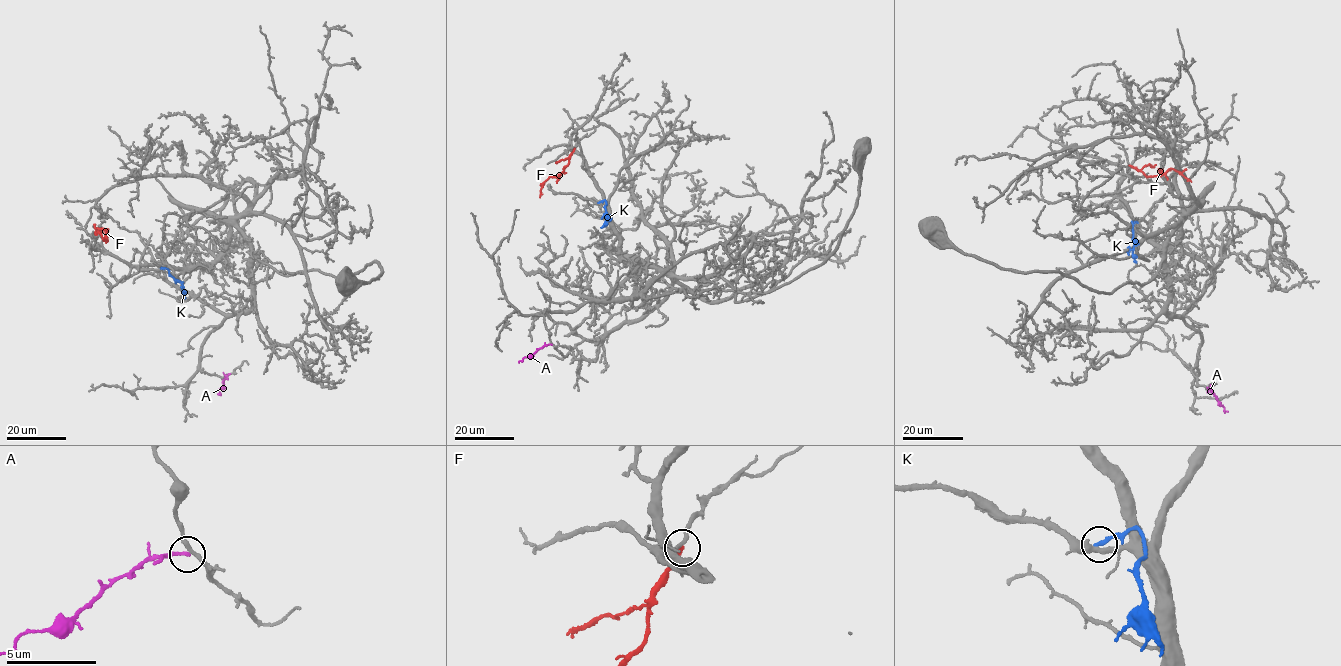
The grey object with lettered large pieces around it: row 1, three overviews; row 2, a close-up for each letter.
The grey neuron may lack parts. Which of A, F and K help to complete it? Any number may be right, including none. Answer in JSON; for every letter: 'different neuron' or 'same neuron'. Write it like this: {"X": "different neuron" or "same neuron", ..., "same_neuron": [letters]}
{"A": "different neuron", "F": "different neuron", "K": "different neuron", "same_neuron": []}

